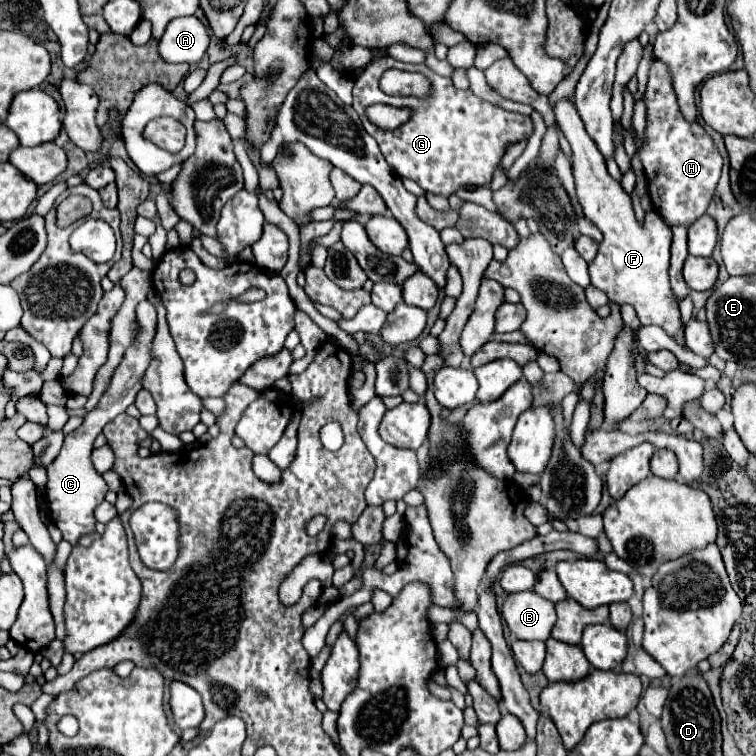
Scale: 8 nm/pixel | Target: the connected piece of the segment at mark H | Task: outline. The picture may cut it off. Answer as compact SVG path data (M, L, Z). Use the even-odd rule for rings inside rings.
M655 59L649 69L649 81L645 89L645 107L647 107L647 127L645 127L645 145L639 152L639 159L645 167L647 177L647 193L653 209L661 215L661 219L673 225L689 227L695 219L699 219L713 199L723 159L713 145L713 139L699 123L689 123L683 119L677 109L677 97L673 91L673 81L669 67ZM653 141L655 145L653 145ZM657 149L657 151L653 151Z

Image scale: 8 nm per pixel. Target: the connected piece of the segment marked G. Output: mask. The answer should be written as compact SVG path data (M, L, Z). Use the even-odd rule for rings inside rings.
M389 55L369 63L365 67L365 73L355 79L353 99L355 99L353 107L361 115L361 123L365 131L377 139L379 149L385 161L393 167L393 171L399 177L413 179L423 191L431 191L445 197L455 193L459 187L489 185L493 171L499 165L501 157L505 155L507 147L523 139L529 139L533 133L531 117L497 109L495 105L487 105L487 101L479 101L479 97L475 97L469 89L467 91L455 89L449 77L437 75L425 63L423 65L401 63ZM391 67L401 71L419 71L427 75L435 87L431 99L401 99L401 97L385 95L379 89L379 79L383 71ZM371 103L409 107L411 119L405 125L397 127L395 131L383 131L375 127L365 115L365 107Z

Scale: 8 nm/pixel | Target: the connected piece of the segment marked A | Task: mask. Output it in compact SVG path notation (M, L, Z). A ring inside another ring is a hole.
M177 17L167 25L159 41L159 53L167 63L197 63L207 47L209 33L197 17Z

